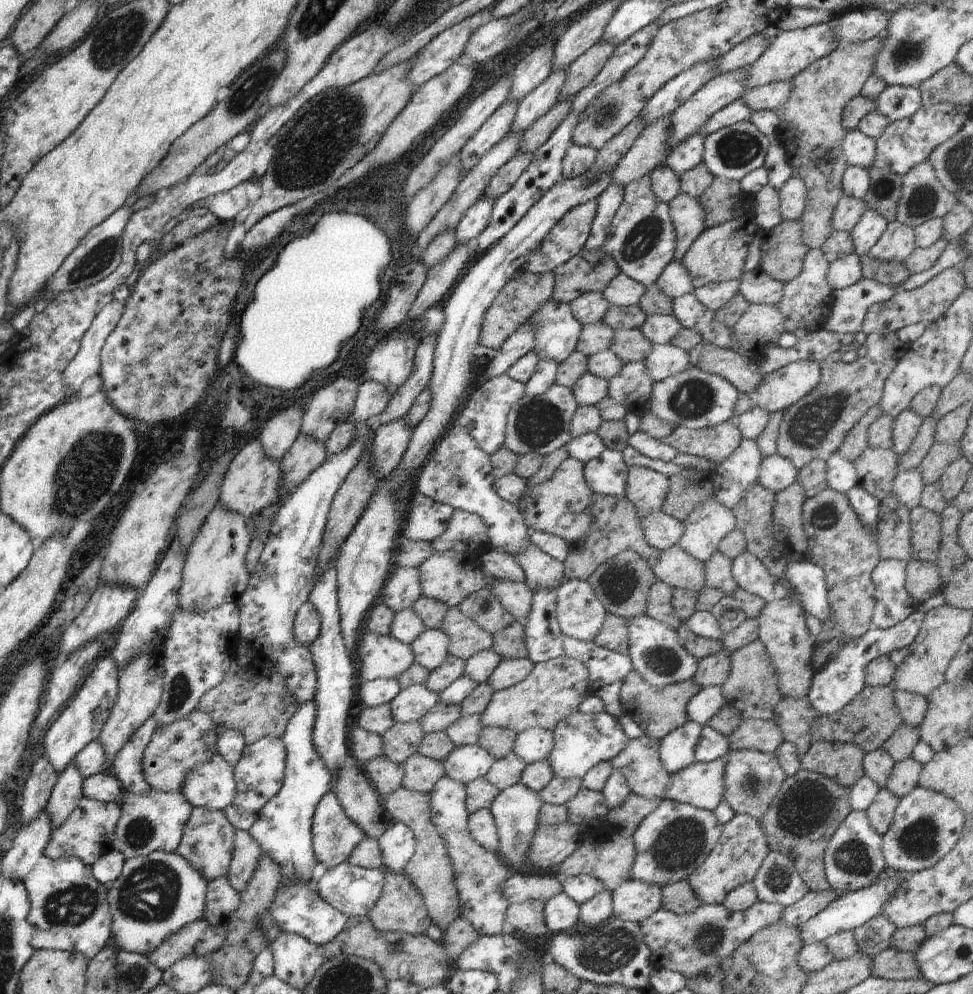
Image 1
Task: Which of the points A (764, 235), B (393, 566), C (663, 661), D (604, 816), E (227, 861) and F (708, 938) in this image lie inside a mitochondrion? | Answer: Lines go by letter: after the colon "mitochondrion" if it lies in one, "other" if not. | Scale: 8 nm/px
A: other
B: other
C: mitochondrion
D: other
E: other
F: mitochondrion

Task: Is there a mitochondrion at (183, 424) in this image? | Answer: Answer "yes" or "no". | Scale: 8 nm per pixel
no

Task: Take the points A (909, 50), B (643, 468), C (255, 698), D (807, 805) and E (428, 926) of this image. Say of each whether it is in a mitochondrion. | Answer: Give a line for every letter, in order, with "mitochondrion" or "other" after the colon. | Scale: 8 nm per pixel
A: mitochondrion
B: other
C: other
D: mitochondrion
E: other

